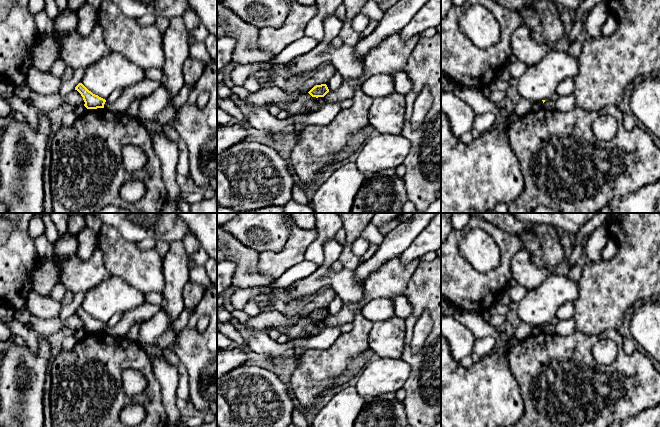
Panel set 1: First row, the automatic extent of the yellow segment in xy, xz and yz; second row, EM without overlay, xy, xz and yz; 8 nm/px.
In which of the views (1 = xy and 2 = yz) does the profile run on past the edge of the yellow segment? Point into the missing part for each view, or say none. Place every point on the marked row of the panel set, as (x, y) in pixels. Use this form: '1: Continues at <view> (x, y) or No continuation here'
1: No continuation here
2: No continuation here

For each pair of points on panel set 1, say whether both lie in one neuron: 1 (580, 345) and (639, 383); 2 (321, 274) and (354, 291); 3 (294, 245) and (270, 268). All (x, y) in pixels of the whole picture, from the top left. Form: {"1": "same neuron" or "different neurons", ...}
{"1": "same neuron", "2": "same neuron", "3": "same neuron"}

